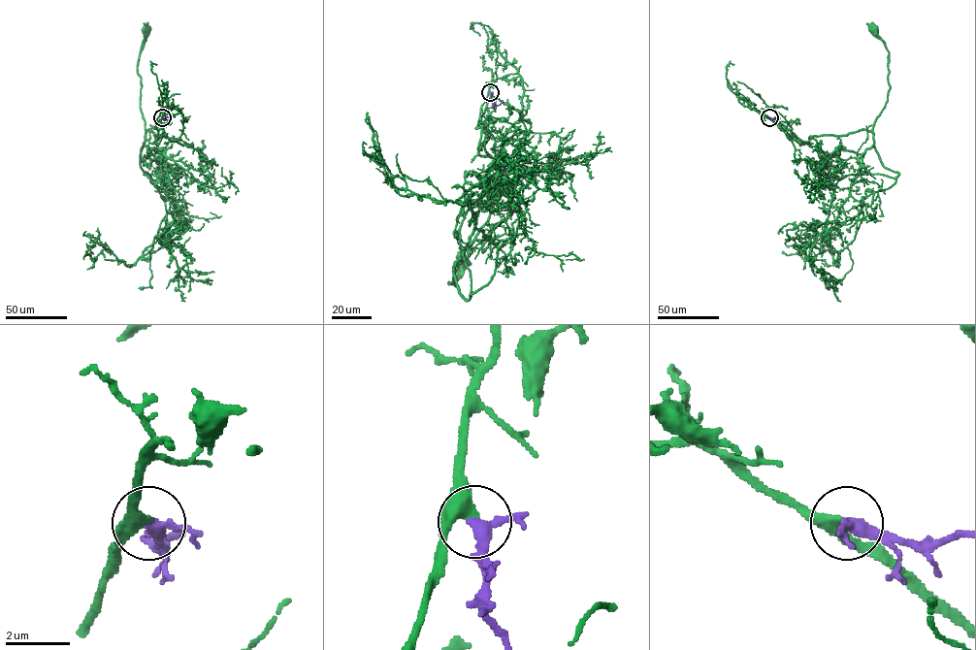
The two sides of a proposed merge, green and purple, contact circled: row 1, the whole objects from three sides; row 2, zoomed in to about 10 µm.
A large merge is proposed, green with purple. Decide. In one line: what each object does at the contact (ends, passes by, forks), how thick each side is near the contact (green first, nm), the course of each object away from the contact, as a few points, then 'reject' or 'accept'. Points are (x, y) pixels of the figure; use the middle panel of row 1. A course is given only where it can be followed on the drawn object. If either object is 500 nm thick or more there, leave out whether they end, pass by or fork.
green passes by; purple passes by; 360 nm thick on the green side, 320 nm on the other; green runs (490, 92), (479, 114), (478, 152), (495, 165), (455, 286), (449, 282), (461, 259); purple runs (490, 92), (494, 106), (503, 101); accept

